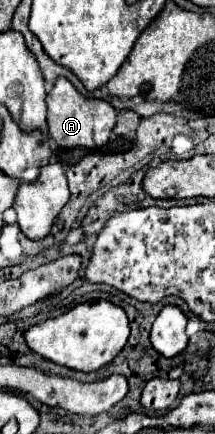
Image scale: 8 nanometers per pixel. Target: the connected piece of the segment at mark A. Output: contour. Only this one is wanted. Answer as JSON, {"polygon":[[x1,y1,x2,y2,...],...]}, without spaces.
{"polygon":[[58,77,54,87,46,95,48,103,48,133,60,147,102,147,108,143,112,127,116,125,116,109,100,99,84,97,68,79]]}

